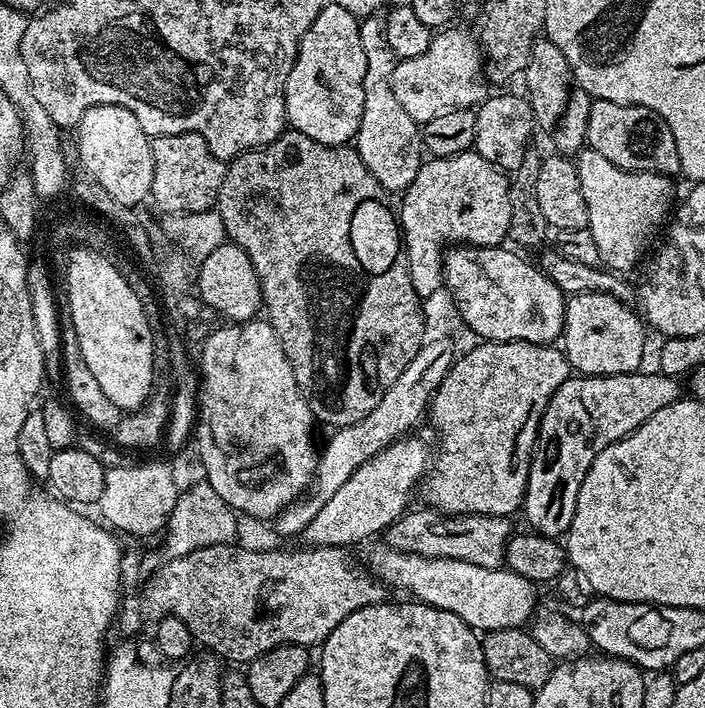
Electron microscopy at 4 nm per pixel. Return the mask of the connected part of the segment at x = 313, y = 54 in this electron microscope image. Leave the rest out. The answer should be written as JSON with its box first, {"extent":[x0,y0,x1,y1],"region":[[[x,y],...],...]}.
{"extent":[284,2,366,146],"region":[[[334,2],[325,3],[310,30],[300,40],[298,54],[284,87],[287,123],[295,131],[333,146],[355,141],[362,122],[366,53],[362,51],[360,20]]]}

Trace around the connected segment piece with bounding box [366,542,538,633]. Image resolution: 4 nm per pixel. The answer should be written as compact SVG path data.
M380 542L366 559L366 567L389 589L401 588L404 592L413 592L419 603L458 614L462 622L481 633L524 628L538 608L537 585L509 572L504 566L483 568L461 560L403 552L401 548L389 548L387 543Z

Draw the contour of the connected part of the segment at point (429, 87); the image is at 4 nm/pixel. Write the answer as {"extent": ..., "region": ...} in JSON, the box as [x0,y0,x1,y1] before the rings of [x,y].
{"extent":[392,27,489,126],"region":[[[456,27],[437,31],[425,52],[418,54],[418,58],[400,60],[392,75],[398,103],[421,126],[428,124],[430,118],[450,114],[450,110],[479,105],[489,95],[481,41],[466,29]]]}

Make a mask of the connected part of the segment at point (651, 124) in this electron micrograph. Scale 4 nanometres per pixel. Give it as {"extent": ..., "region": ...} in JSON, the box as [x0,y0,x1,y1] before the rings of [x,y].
{"extent":[586,99,680,178],"region":[[[593,99],[589,106],[586,144],[598,154],[602,154],[602,158],[614,162],[614,166],[627,172],[653,172],[669,178],[675,177],[680,172],[678,145],[674,143],[674,134],[670,130],[670,126],[666,126],[666,122],[658,114],[654,114],[654,110],[641,104],[619,104],[618,102]]]}

